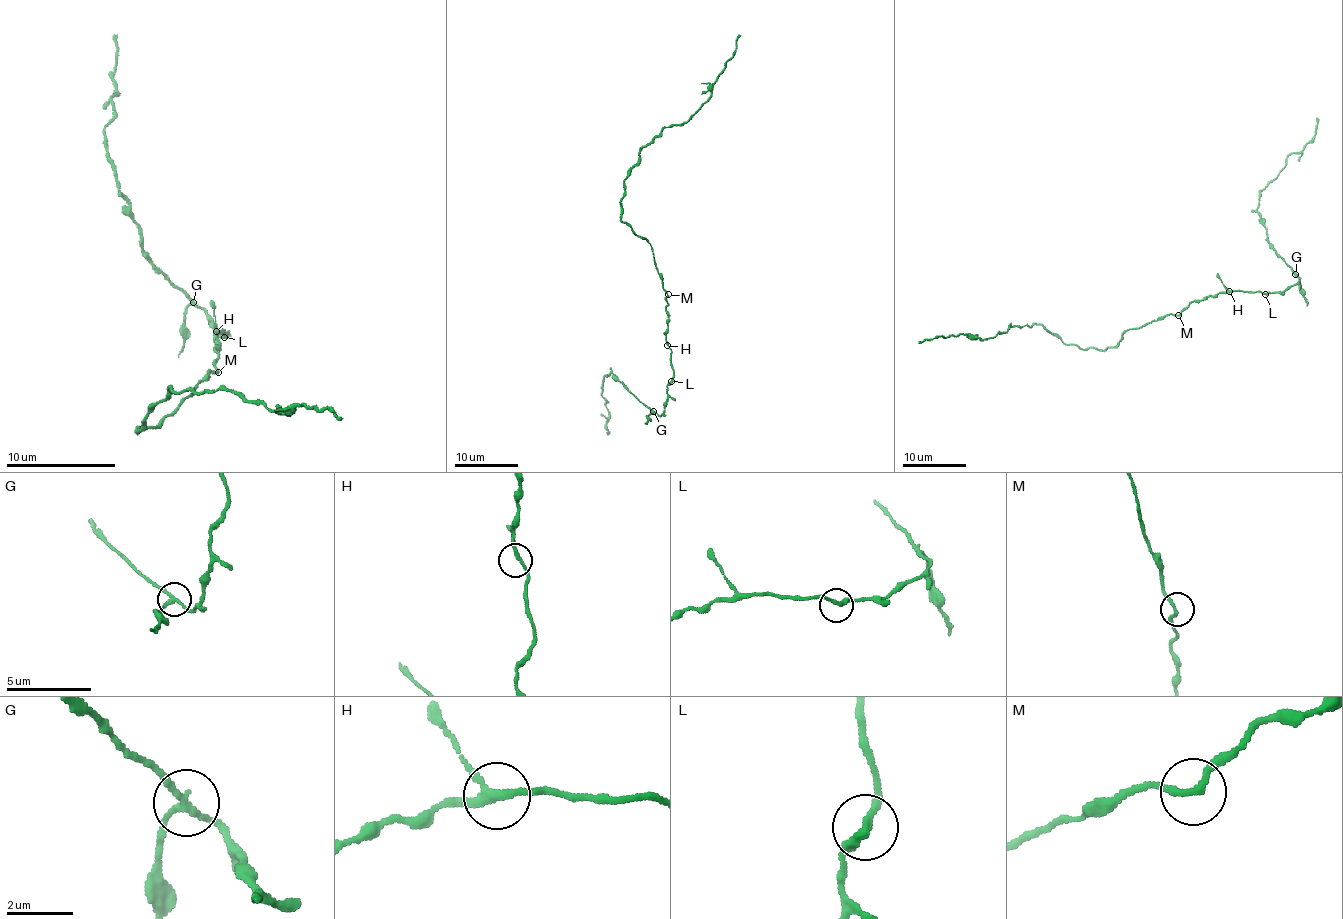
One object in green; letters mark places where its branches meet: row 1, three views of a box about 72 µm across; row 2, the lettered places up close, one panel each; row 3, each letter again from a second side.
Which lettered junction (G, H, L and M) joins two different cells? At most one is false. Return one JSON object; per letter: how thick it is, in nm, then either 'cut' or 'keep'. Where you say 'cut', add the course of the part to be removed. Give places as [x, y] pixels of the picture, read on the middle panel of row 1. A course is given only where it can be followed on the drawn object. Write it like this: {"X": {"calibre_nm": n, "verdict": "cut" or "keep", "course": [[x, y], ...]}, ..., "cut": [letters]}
{"G": {"calibre_nm": 200, "verdict": "cut", "course": [[654, 411], [644, 424]]}, "H": {"calibre_nm": 200, "verdict": "keep"}, "L": {"calibre_nm": 240, "verdict": "keep"}, "M": {"calibre_nm": 190, "verdict": "keep"}, "cut": ["G"]}

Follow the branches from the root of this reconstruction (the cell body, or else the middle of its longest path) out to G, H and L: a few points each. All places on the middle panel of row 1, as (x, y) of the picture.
G: (667, 294), (667, 344), (671, 350), (673, 377), (667, 392), (665, 409), (660, 414), (654, 411)
H: (667, 294), (667, 345)
L: (667, 294), (667, 344), (671, 350), (671, 381)

